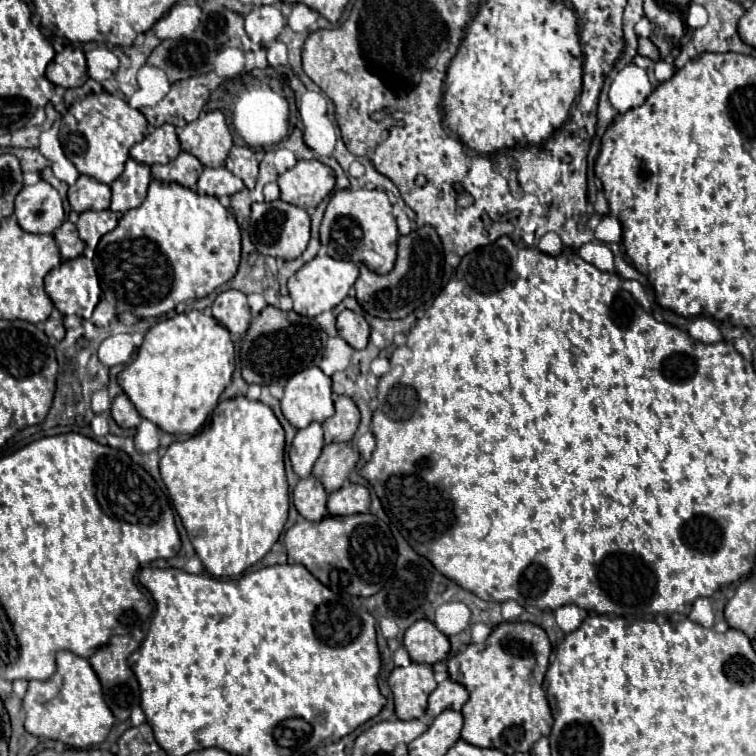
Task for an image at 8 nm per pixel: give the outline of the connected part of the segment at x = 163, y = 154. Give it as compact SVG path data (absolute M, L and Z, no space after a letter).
M170 123L152 129L148 137L144 137L130 149L130 157L146 165L168 163L170 159L176 159L178 153L180 153L180 141Z

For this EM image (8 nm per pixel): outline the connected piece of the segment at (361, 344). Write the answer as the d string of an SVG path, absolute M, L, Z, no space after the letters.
M344 309L338 319L336 319L336 329L338 335L354 349L364 349L368 345L368 335L370 335L370 325L366 319L354 311Z

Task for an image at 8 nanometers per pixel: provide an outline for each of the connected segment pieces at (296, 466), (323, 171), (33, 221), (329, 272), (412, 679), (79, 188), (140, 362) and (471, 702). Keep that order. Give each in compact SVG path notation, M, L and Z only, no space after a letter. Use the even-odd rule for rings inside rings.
M310 423L304 429L298 429L292 449L290 449L290 463L296 475L308 477L312 473L312 467L322 453L324 439L322 439L322 425Z
M298 161L278 177L282 201L296 207L316 207L334 191L334 171L320 161Z
M42 179L36 185L24 187L16 195L14 205L16 221L28 233L52 233L64 221L64 209L58 191Z
M328 255L314 257L296 275L292 275L288 279L288 291L290 291L290 297L294 301L294 311L298 315L316 317L322 311L334 309L348 295L348 291L356 279L358 279L358 267L352 261L336 261Z
M410 663L408 667L392 669L388 685L394 693L394 707L398 719L420 719L426 713L428 695L438 685L430 665ZM394 683L394 687L392 687Z
M80 175L78 181L68 189L68 201L76 213L88 209L102 211L110 207L110 187L88 175Z
M192 309L190 313L180 313L172 319L156 323L148 333L138 349L136 359L126 365L124 371L118 375L118 385L134 403L138 413L156 423L162 431L172 435L194 435L206 421L206 417L214 411L218 397L230 385L234 371L234 345L230 339L230 331L222 327L214 317L204 315L202 311Z
M504 621L492 629L488 639L484 643L470 643L462 653L456 653L448 659L448 673L450 679L464 685L470 699L462 707L464 715L464 727L462 727L462 739L476 747L494 747L504 751L506 755L514 753L526 753L530 747L550 733L552 727L552 715L546 701L546 693L542 689L544 673L548 669L550 659L550 641L546 641L546 631L534 623L522 623L522 621Z

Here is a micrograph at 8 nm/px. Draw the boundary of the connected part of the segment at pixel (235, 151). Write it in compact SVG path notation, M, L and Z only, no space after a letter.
M232 147L226 159L226 169L240 177L248 189L254 189L258 177L258 159L250 147Z

